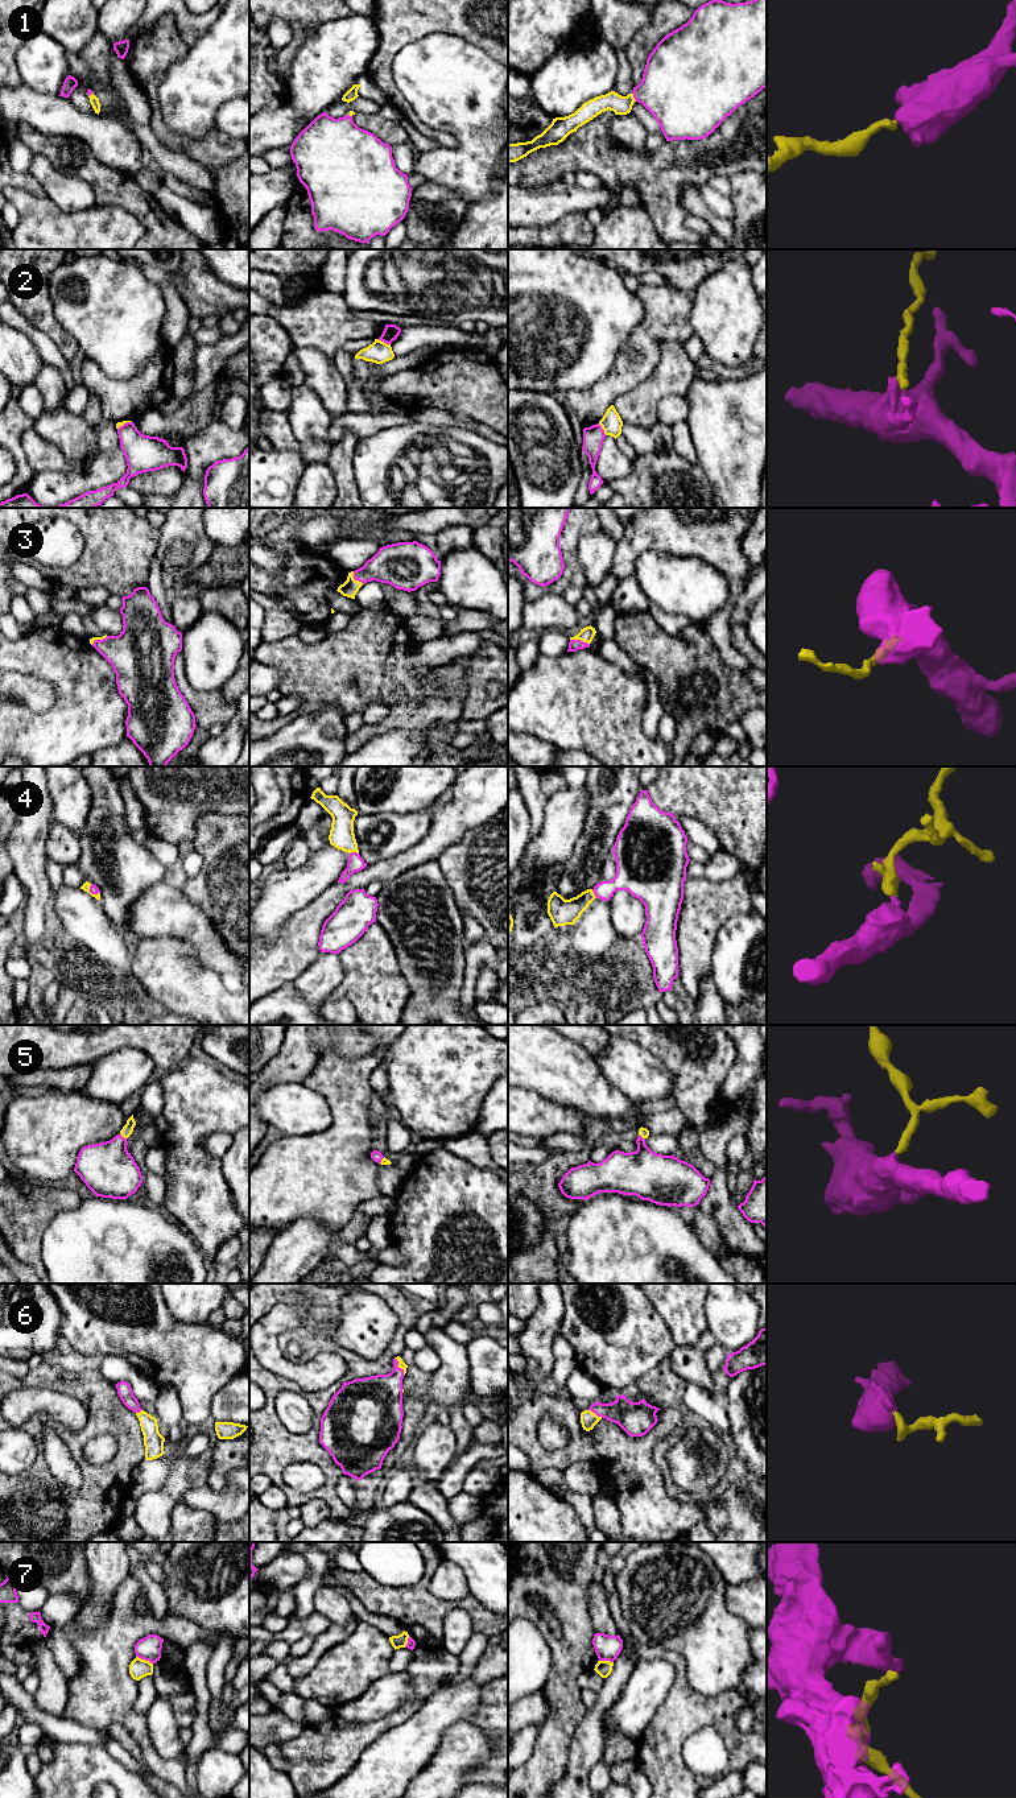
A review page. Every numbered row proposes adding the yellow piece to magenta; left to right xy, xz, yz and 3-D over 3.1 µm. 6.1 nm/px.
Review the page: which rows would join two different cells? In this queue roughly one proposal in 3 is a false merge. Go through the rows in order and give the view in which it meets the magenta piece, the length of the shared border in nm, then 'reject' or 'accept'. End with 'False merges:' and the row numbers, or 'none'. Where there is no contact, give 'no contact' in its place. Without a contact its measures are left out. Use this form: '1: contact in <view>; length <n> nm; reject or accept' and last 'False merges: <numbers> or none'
1: contact in yz; length 60 nm; accept
2: contact in xz; length 90 nm; reject
3: contact in yz; length 120 nm; accept
4: contact in xz; length 60 nm; accept
5: contact in xy; length 50 nm; accept
6: contact in yz; length 110 nm; accept
7: contact in xy; length 120 nm; reject
False merges: 2, 7

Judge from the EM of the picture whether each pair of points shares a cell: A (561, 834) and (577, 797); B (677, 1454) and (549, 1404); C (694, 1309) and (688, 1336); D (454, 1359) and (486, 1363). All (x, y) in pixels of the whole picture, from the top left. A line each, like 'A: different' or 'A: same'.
A: same
B: different
C: same
D: different

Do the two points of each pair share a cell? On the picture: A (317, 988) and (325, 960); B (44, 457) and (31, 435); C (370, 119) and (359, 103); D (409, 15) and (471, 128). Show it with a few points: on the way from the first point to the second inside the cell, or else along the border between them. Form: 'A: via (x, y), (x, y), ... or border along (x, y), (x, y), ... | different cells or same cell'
A: via (317, 982), (325, 974), (325, 967) | same cell
B: via (38, 451), (32, 441) | same cell
C: border along (355, 112), (378, 114) | different cells
D: border along (453, 33), (428, 33), (408, 42), (396, 56) | different cells

